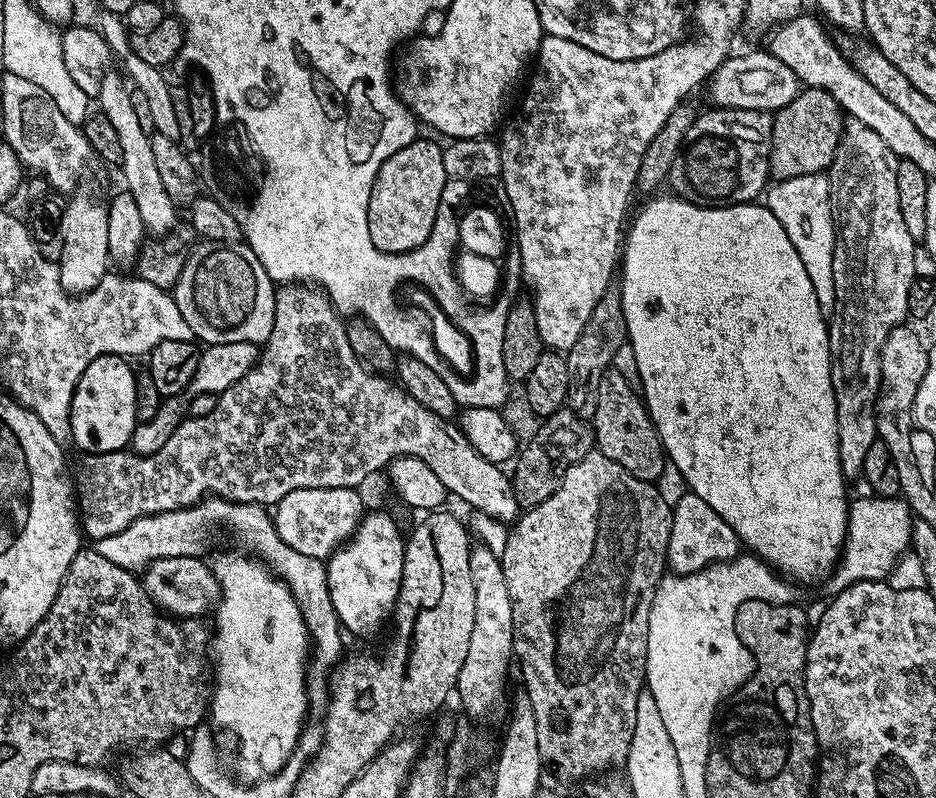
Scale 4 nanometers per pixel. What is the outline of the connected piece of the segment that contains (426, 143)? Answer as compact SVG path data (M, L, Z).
M417 138L399 145L384 157L370 190L368 225L374 246L383 252L409 252L430 238L440 199L449 183L444 165L444 150L432 140Z

